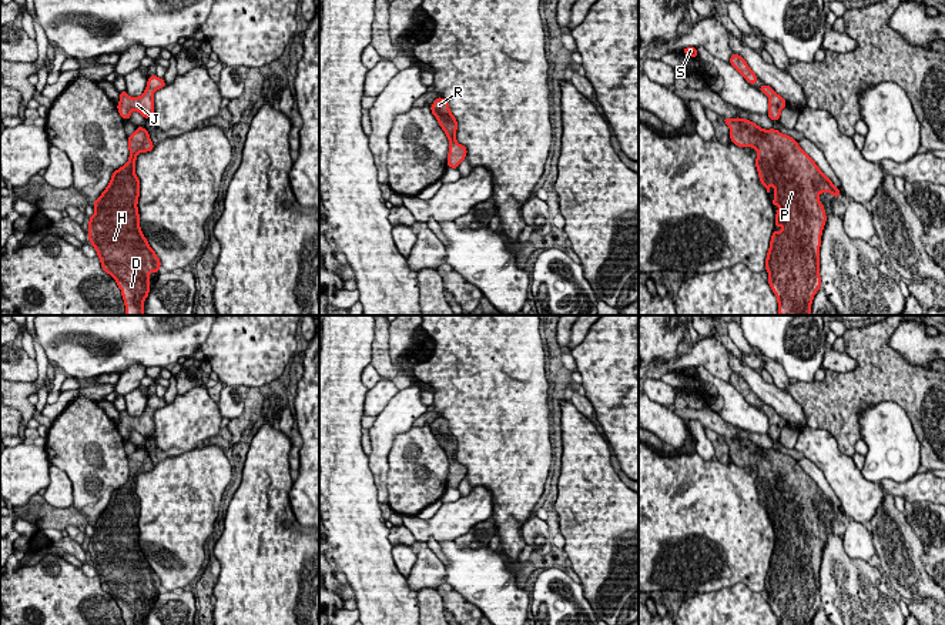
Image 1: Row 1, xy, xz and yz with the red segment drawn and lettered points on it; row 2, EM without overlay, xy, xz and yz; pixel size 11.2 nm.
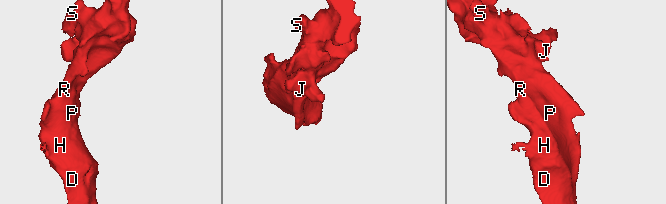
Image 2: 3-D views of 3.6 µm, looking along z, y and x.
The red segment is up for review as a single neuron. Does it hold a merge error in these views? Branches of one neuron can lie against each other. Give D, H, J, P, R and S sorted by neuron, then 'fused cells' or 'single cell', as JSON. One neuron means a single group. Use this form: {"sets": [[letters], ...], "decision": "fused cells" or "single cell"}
{"sets": [["D", "H", "J", "P", "R", "S"]], "decision": "single cell"}

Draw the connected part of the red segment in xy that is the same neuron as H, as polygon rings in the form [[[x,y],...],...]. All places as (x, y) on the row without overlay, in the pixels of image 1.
[[[137,447],[128,455],[128,481],[111,494],[111,499],[101,515],[94,521],[94,534],[88,539],[88,559],[97,571],[101,588],[110,594],[124,619],[124,625],[143,625],[150,614],[150,594],[158,592],[161,581],[150,566],[140,547],[138,517],[140,499],[135,494],[135,479],[140,472],[154,468],[150,452],[144,447]]]

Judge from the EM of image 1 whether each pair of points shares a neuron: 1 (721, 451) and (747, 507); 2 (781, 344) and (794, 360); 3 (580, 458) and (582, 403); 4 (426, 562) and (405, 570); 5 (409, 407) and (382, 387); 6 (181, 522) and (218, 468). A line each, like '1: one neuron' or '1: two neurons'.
1: two neurons
2: one neuron
3: two neurons
4: two neurons
5: two neurons
6: one neuron

